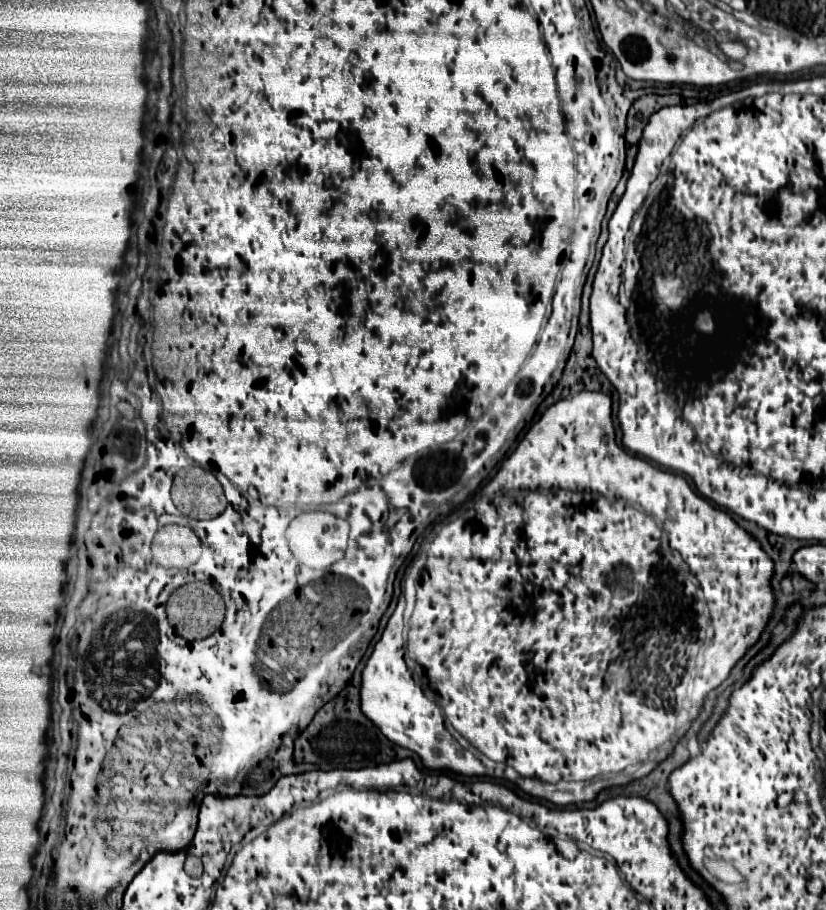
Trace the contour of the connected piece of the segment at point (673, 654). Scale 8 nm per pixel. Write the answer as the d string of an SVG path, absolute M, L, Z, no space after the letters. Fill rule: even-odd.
M582 391L578 395L572 395L572 397L566 397L558 403L554 403L530 427L530 431L518 443L516 451L502 463L500 471L496 473L496 477L492 479L490 485L492 489L484 487L482 490L486 496L492 499L488 503L488 507L482 507L484 495L480 495L474 501L474 507L466 515L458 517L450 525L444 525L440 529L440 533L436 535L436 539L432 541L426 565L430 565L430 561L458 561L458 565L462 565L464 569L458 569L456 573L452 573L452 571L448 573L448 569L444 569L440 577L432 577L432 579L426 577L426 581L422 583L422 593L418 593L418 599L416 599L416 609L414 609L414 615L410 621L408 641L404 637L403 620L406 600L403 595L400 596L396 611L390 617L388 627L384 629L380 641L376 643L374 653L370 655L370 659L364 667L364 673L362 673L362 691L360 691L362 711L366 713L366 717L370 717L374 721L376 727L380 727L380 731L390 741L418 753L422 757L424 765L430 769L450 769L450 771L458 771L462 775L486 775L488 773L486 767L478 759L476 761L468 761L466 757L462 759L464 747L446 729L446 719L448 719L454 725L454 729L458 733L462 733L476 749L480 749L482 753L490 751L490 753L486 753L490 759L504 761L514 767L514 769L512 767L494 769L492 771L494 775L516 781L520 785L520 789L524 789L532 797L548 799L556 805L586 801L586 799L592 799L600 789L608 787L610 781L614 781L614 777L617 777L617 785L626 782L630 775L626 775L622 771L628 765L634 765L634 759L636 759L636 763L644 761L650 751L658 749L666 741L670 743L670 737L676 737L672 747L660 747L660 751L658 750L661 757L665 754L665 759L672 753L679 737L682 737L688 730L686 721L690 721L691 726L692 721L698 716L704 697L728 677L734 663L760 637L760 631L764 629L764 625L772 613L772 607L774 607L774 595L770 591L770 577L772 577L774 565L772 565L772 559L762 551L758 541L752 539L752 535L748 535L742 527L738 527L728 513L712 507L706 499L696 495L684 477L660 471L654 465L650 465L648 461L628 455L624 449L620 449L616 445L614 425L612 425L612 401L606 393ZM708 609L710 609L710 625L714 629L712 641L710 641L710 627L708 627ZM405 644L408 657L412 657L420 667L424 667L426 673L430 673L428 681L430 681L430 687L438 693L438 701L428 699L426 693L420 689L420 685L412 679L412 673L404 661Z

